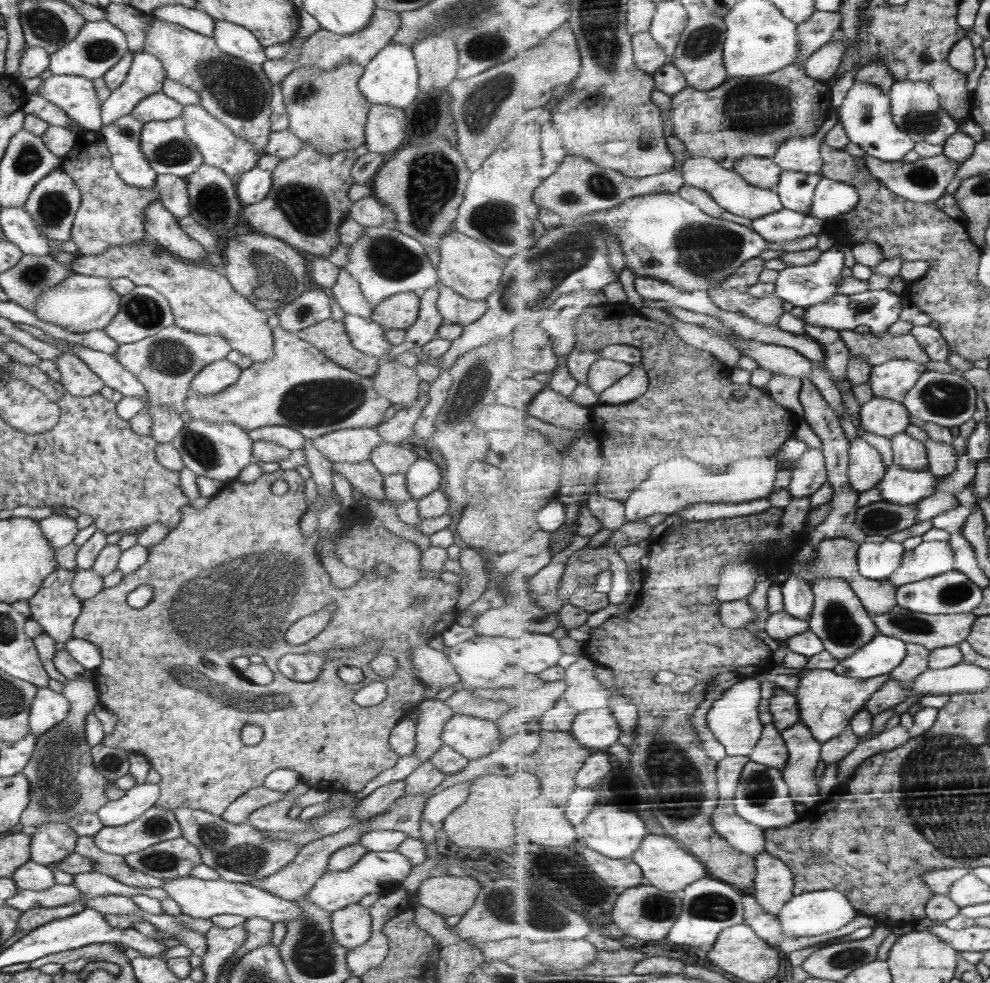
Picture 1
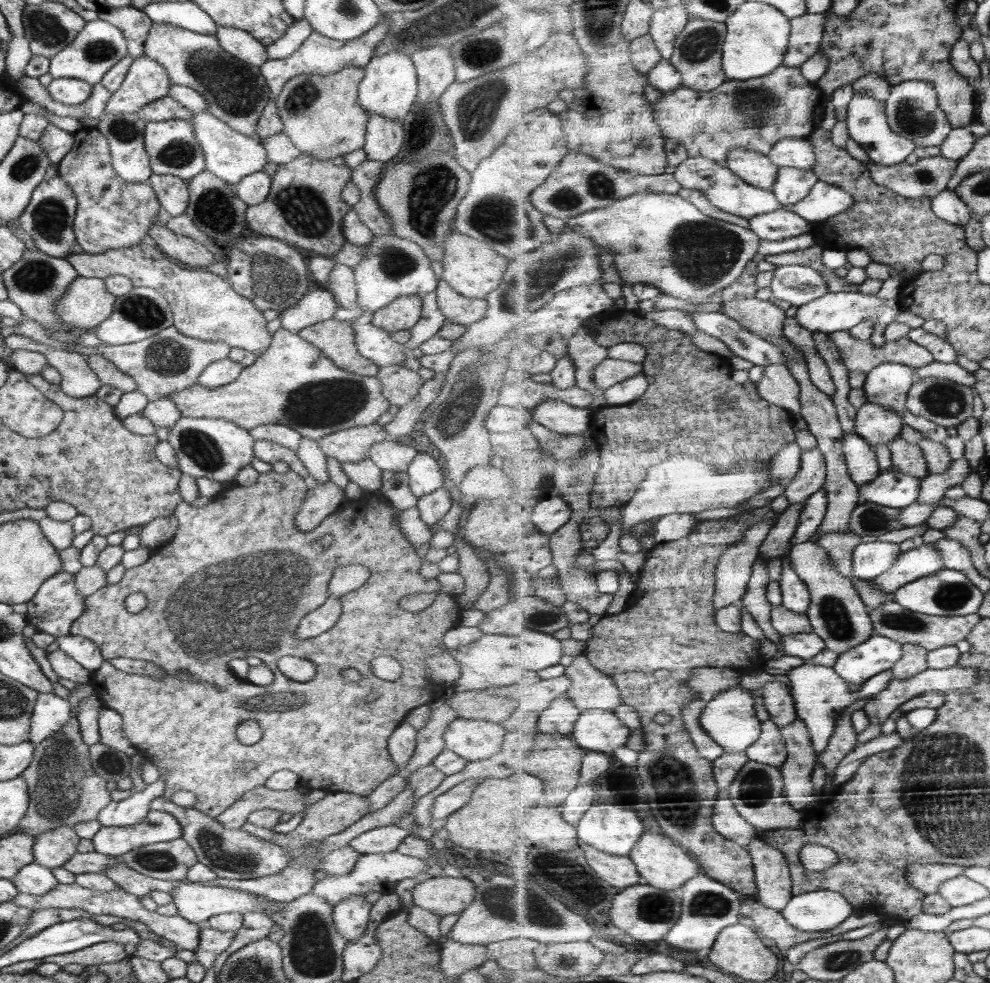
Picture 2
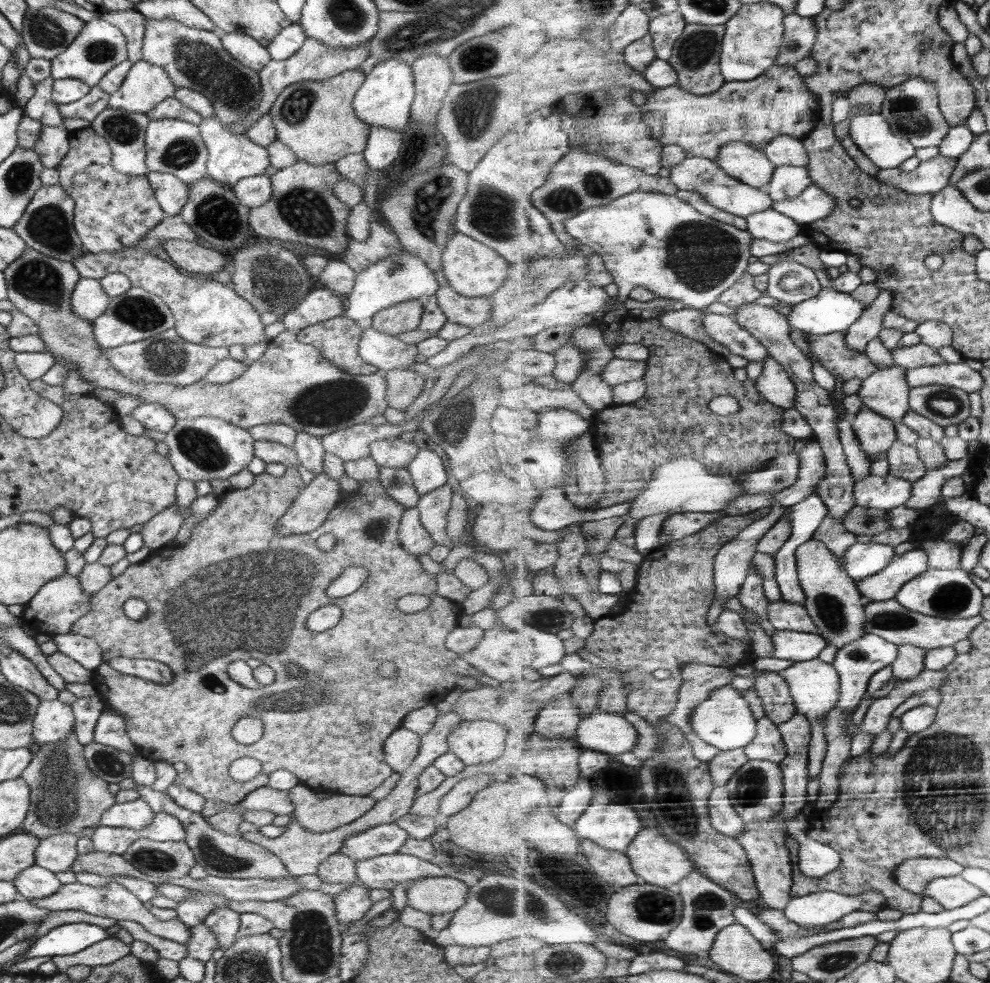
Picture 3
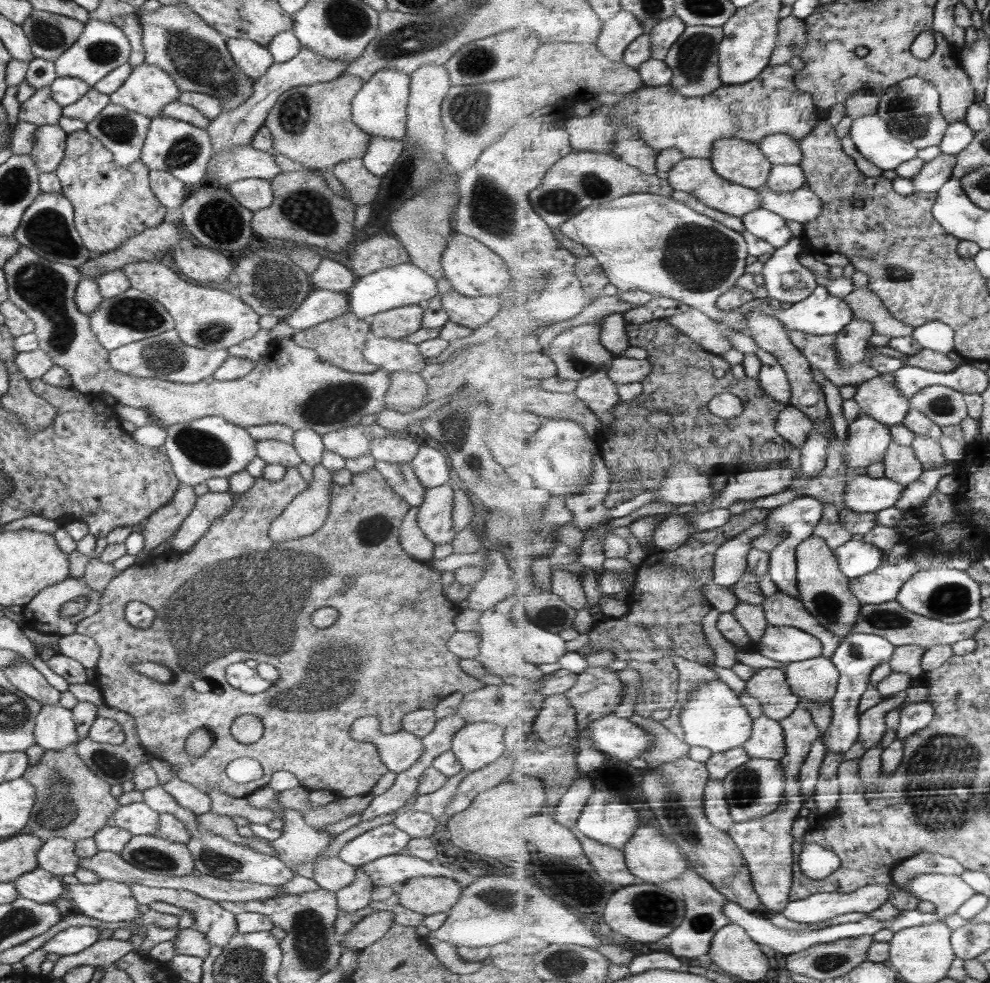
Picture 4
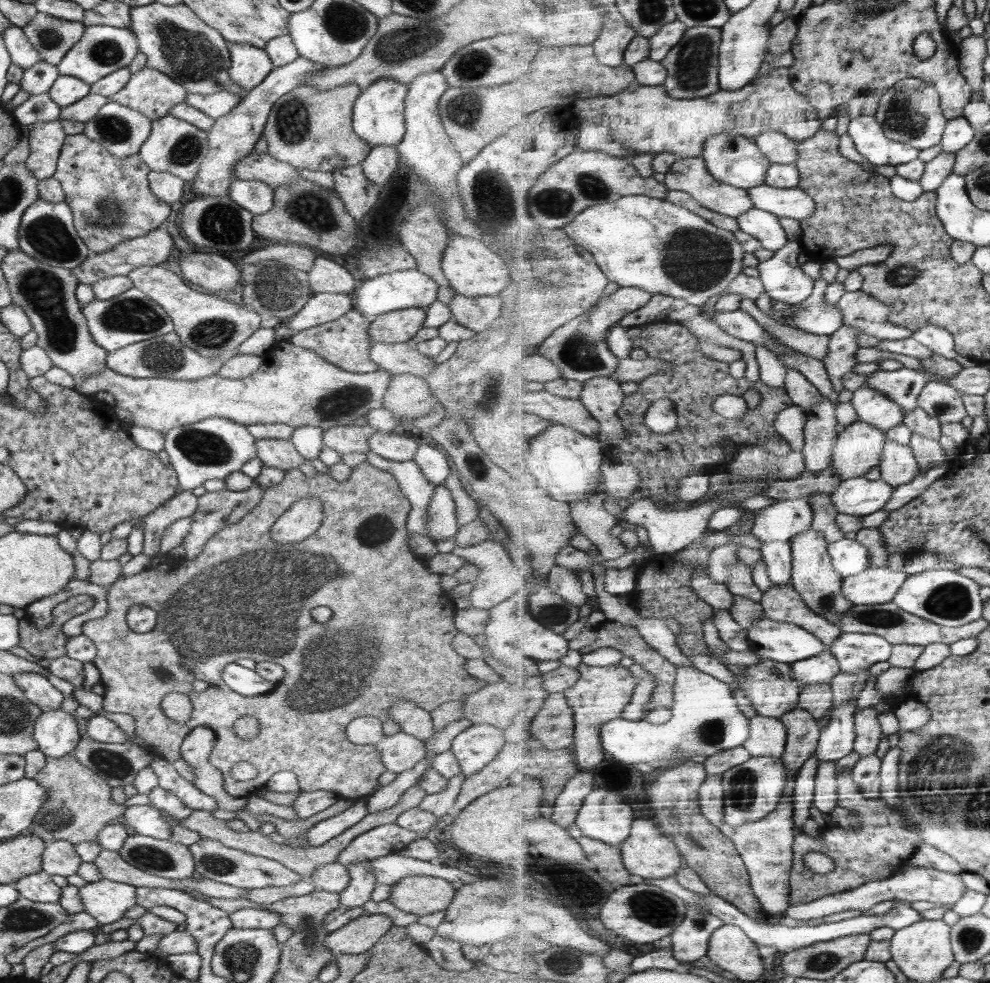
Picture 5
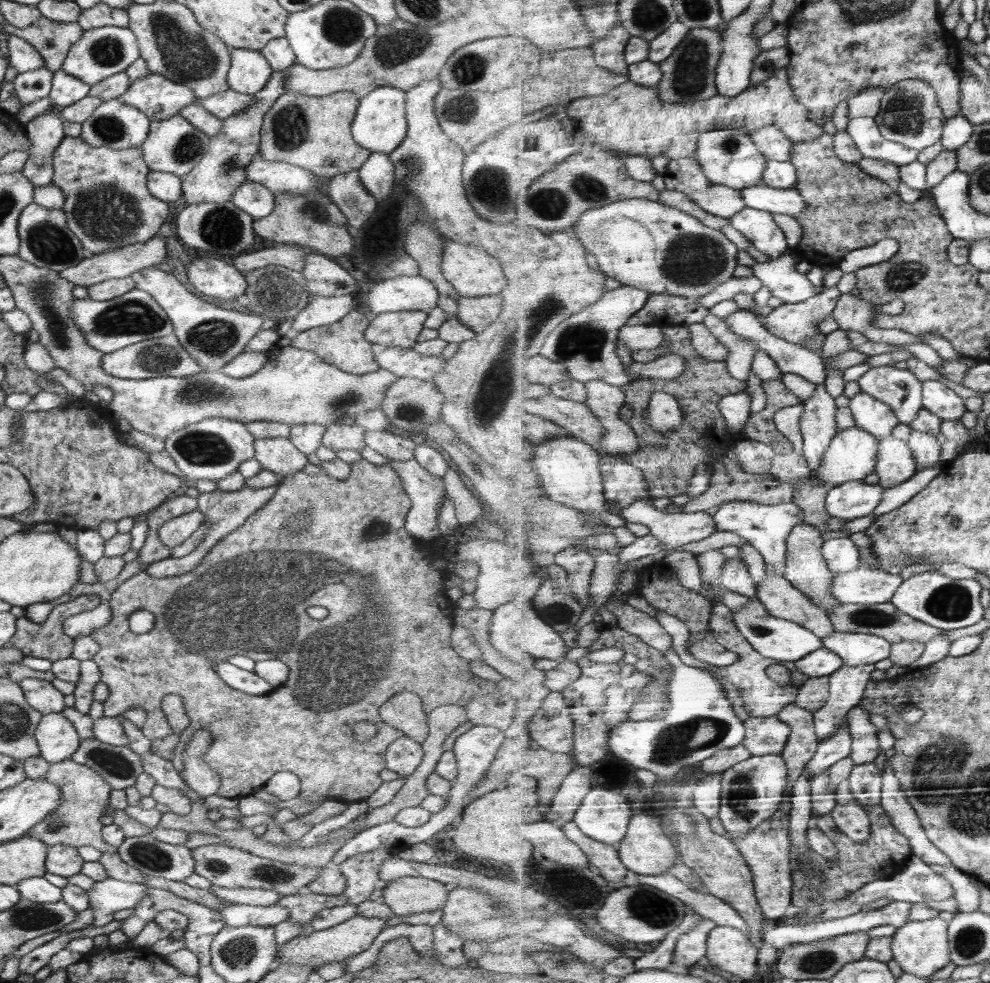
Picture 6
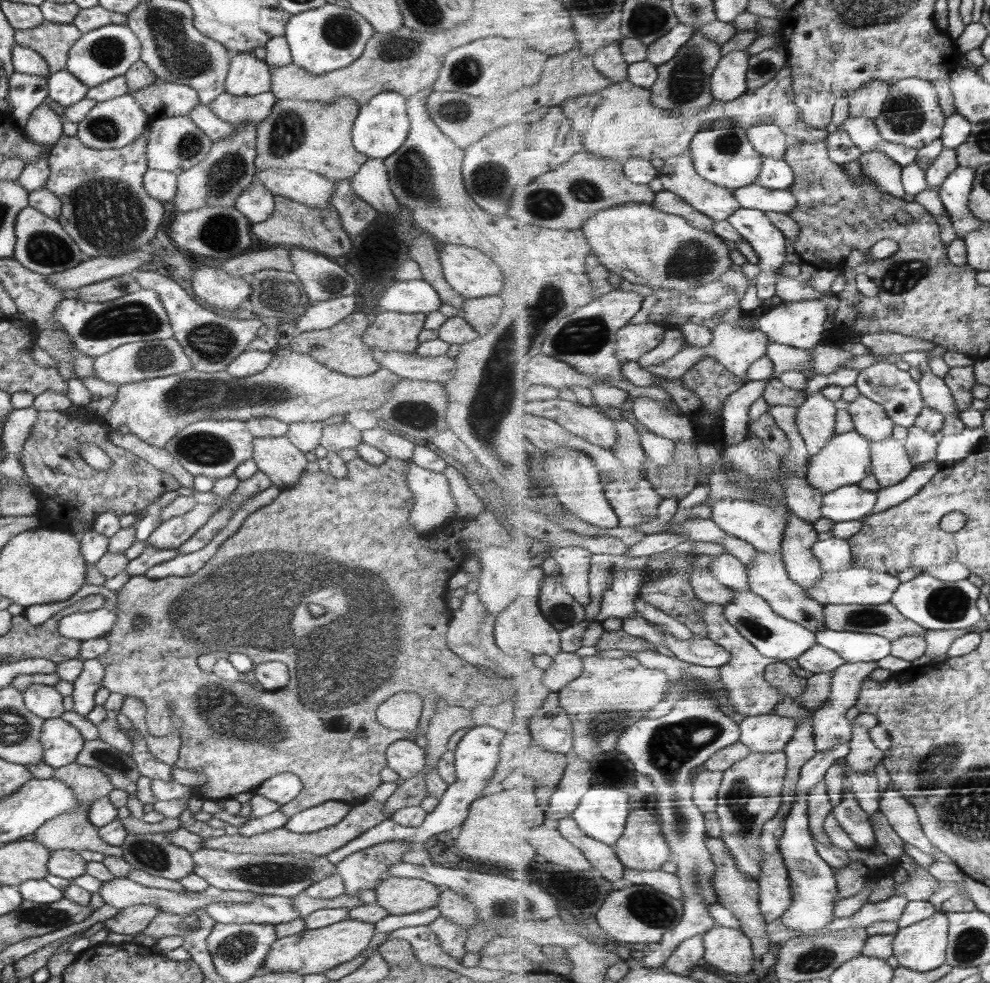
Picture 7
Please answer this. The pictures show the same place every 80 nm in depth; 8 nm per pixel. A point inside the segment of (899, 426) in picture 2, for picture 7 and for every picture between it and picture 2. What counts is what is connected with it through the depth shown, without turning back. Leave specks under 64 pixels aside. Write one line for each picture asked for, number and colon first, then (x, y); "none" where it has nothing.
3: (878, 433)
4: (869, 441)
5: (860, 448)
6: (853, 455)
7: (847, 459)

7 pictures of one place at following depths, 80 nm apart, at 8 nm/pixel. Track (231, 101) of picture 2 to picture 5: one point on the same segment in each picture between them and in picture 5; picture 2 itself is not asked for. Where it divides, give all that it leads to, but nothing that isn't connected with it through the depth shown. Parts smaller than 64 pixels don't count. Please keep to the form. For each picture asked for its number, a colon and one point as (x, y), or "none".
3: (195, 59)
4: (195, 56)
5: (175, 42)

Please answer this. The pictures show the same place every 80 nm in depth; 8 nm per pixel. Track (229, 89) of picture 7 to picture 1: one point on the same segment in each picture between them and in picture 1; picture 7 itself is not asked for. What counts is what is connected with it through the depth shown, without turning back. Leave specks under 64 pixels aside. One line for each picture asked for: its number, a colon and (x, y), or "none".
1: (236, 41)
2: (240, 44)
3: (243, 48)
4: (253, 60)
5: (249, 66)
6: (249, 72)

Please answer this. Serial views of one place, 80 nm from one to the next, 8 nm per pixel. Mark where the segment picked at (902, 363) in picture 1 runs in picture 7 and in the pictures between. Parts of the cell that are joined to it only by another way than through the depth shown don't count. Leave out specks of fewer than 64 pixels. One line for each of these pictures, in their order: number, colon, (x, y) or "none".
2: (890, 384)
3: (887, 391)
4: (880, 397)
5: (874, 407)
6: (878, 417)
7: (871, 418)

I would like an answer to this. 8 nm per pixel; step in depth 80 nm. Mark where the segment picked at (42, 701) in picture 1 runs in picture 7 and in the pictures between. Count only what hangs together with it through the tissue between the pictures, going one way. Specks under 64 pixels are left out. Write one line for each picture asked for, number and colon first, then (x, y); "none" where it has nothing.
2: (51, 713)
3: (53, 721)
4: (55, 729)
5: (55, 731)
6: (57, 739)
7: (61, 742)

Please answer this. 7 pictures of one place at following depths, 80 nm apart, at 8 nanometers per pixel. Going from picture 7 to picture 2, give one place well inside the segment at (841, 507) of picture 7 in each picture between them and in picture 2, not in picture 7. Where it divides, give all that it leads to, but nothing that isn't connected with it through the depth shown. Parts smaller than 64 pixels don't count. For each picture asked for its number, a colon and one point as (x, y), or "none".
2: (894, 488)
3: (889, 492)
4: (865, 494)
5: (860, 496)
6: (856, 499)

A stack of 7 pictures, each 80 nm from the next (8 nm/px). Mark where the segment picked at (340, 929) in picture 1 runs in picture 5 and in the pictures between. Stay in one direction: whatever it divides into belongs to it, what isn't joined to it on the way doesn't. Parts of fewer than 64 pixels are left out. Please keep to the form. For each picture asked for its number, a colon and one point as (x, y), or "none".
2: (351, 915)
3: (351, 904)
4: (355, 896)
5: (362, 882)

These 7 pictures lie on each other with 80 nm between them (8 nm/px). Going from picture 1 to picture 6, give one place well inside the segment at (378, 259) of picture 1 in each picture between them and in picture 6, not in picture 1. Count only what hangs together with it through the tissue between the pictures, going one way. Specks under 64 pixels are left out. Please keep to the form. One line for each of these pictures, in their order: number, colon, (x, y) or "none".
2: (392, 266)
3: (403, 276)
4: (391, 287)
5: (401, 289)
6: (412, 292)

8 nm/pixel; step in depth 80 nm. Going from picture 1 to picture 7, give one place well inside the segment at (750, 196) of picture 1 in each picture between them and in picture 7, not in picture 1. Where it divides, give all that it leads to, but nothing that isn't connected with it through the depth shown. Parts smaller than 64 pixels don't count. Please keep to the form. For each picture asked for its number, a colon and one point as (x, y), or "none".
2: (729, 191)
3: (705, 175)
4: (699, 176)
5: (691, 175)
6: (687, 175)
7: (679, 174)

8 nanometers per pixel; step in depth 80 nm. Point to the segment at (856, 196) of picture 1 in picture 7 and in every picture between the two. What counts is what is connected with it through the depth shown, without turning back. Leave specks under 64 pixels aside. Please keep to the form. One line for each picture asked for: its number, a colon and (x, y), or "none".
2: (827, 200)
3: (815, 203)
4: (804, 205)
5: (795, 202)
6: (791, 201)
7: (756, 196)

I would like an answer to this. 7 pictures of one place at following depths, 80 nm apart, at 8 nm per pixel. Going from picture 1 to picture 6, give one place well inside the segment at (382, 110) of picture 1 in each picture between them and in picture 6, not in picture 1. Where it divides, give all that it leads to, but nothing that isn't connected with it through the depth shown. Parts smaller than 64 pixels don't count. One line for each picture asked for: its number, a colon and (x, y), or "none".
2: (384, 137)
3: (383, 145)
4: (382, 153)
5: (380, 164)
6: (376, 174)

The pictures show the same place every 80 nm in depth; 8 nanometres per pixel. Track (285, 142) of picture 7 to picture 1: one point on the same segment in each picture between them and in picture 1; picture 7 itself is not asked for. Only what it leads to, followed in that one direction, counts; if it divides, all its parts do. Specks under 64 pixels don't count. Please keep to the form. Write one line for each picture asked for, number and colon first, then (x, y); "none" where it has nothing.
1: (326, 109)
2: (321, 115)
3: (315, 119)
4: (312, 125)
5: (309, 128)
6: (314, 132)

